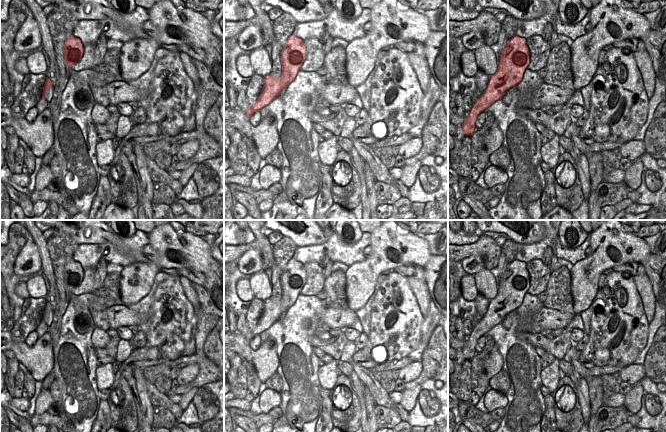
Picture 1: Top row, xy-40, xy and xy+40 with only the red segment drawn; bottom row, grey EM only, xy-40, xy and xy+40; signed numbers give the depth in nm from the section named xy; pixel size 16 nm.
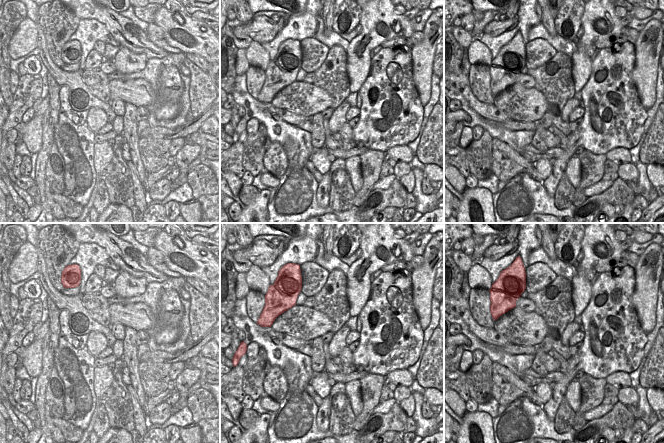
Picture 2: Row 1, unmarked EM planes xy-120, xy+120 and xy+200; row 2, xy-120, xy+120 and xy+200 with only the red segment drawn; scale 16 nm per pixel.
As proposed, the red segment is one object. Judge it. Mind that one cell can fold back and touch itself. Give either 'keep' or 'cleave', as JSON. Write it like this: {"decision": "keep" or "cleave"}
{"decision": "keep"}

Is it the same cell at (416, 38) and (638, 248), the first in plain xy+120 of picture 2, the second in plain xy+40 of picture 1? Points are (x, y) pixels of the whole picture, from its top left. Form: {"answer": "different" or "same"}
{"answer": "different"}

